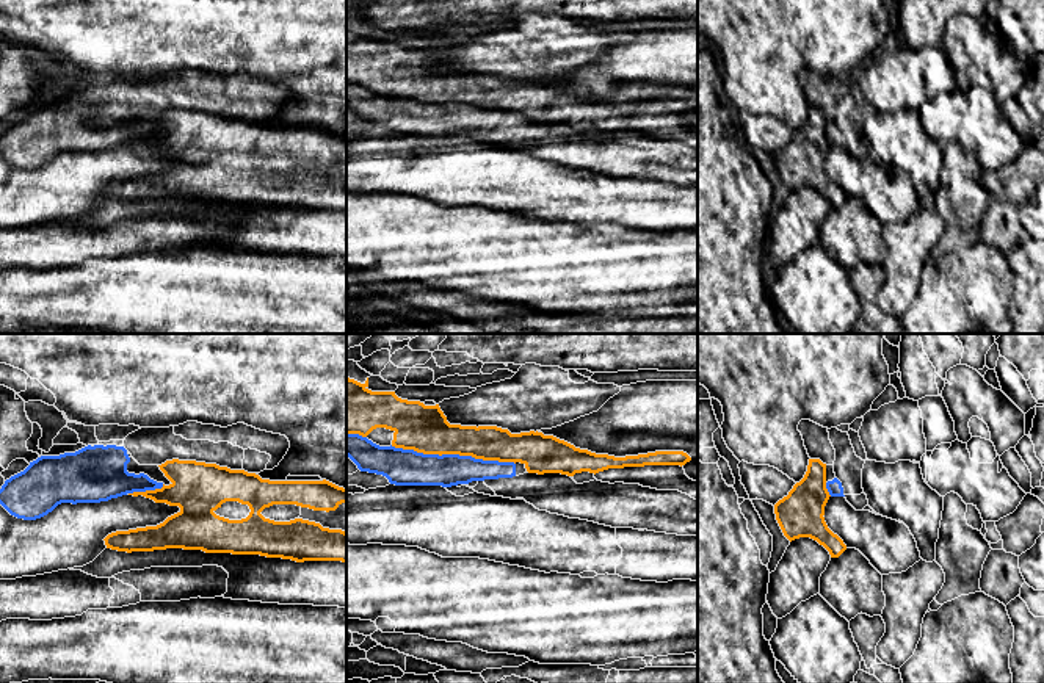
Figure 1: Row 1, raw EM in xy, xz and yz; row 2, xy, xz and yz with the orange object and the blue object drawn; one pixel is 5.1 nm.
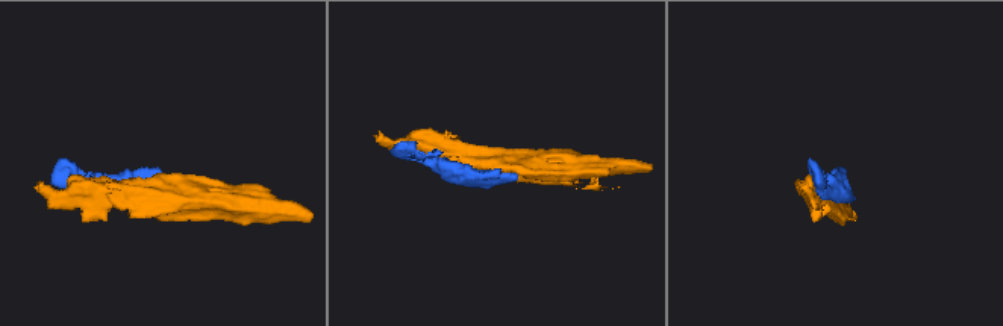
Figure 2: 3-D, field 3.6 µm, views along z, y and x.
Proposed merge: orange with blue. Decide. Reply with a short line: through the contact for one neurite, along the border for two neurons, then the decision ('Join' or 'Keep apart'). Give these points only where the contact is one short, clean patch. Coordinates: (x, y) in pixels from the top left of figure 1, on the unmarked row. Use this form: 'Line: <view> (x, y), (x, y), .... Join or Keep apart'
Keep apart

